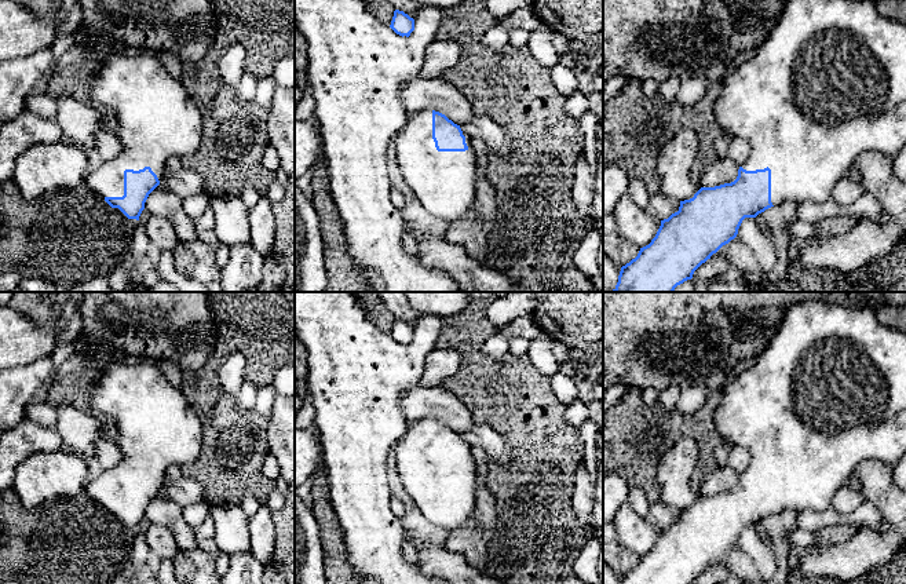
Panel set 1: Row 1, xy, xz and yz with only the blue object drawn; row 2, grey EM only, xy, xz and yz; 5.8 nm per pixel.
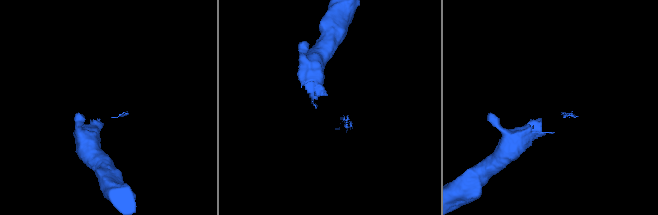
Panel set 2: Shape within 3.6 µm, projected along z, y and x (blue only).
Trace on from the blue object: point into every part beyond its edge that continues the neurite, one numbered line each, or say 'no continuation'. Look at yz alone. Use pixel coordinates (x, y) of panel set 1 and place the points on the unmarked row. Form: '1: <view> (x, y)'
1: yz (828, 391)

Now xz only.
1: xz (445, 491)

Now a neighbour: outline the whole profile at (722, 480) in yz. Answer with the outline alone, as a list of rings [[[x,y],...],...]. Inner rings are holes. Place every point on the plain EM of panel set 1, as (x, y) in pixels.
[[[717,467],[704,478],[698,492],[701,496],[715,496],[724,492],[731,492],[737,488],[738,478],[739,474],[731,467]]]

